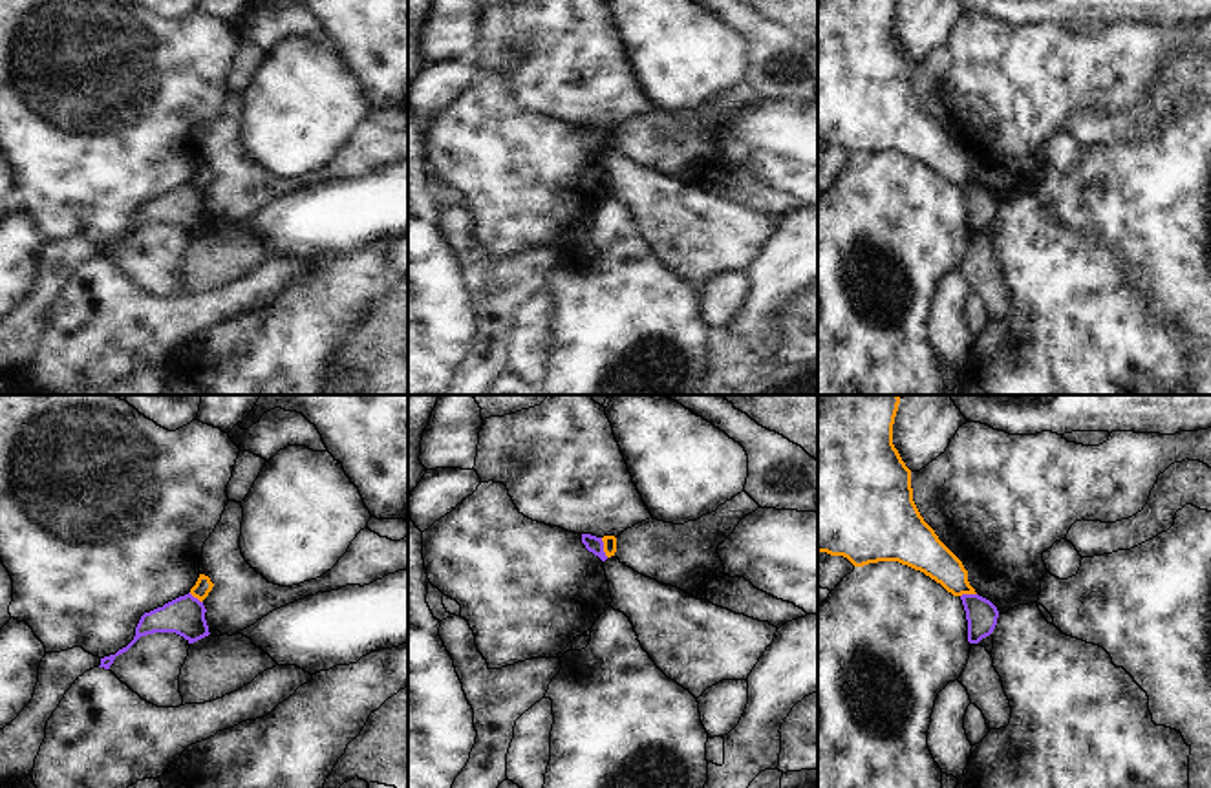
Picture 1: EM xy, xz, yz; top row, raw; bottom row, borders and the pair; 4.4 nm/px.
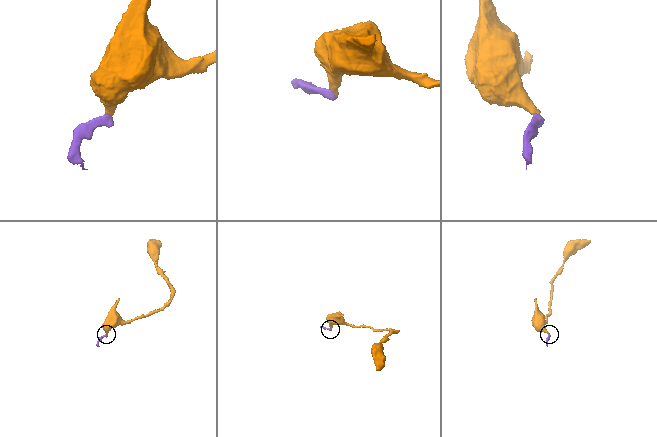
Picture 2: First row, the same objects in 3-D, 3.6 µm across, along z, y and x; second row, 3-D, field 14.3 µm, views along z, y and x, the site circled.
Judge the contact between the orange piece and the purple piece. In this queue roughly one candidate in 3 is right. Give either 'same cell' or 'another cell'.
another cell

